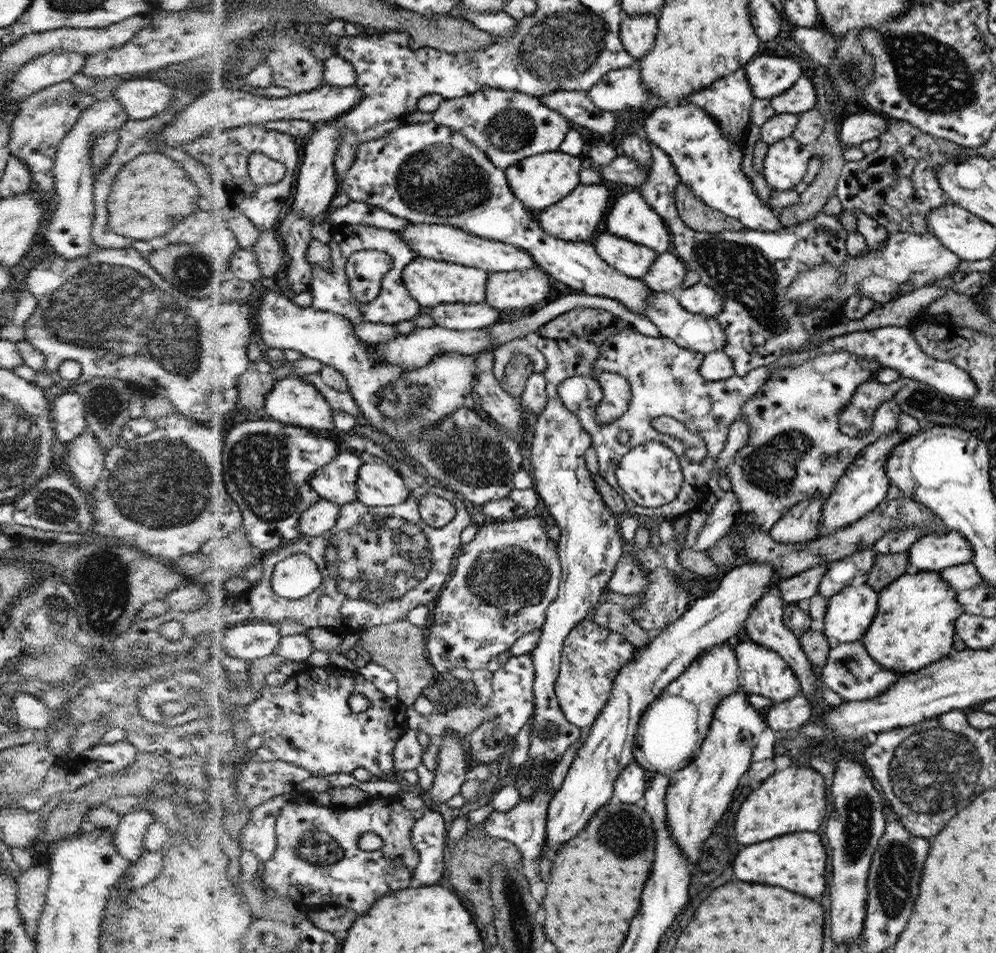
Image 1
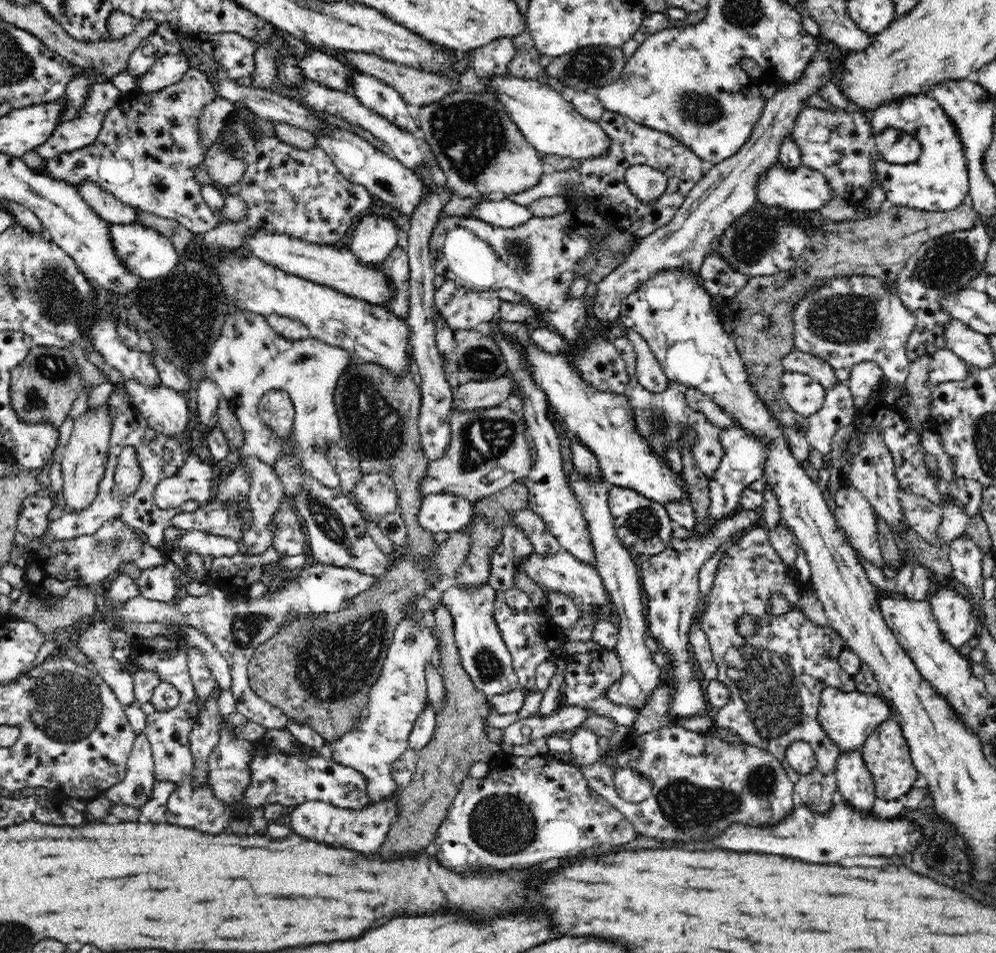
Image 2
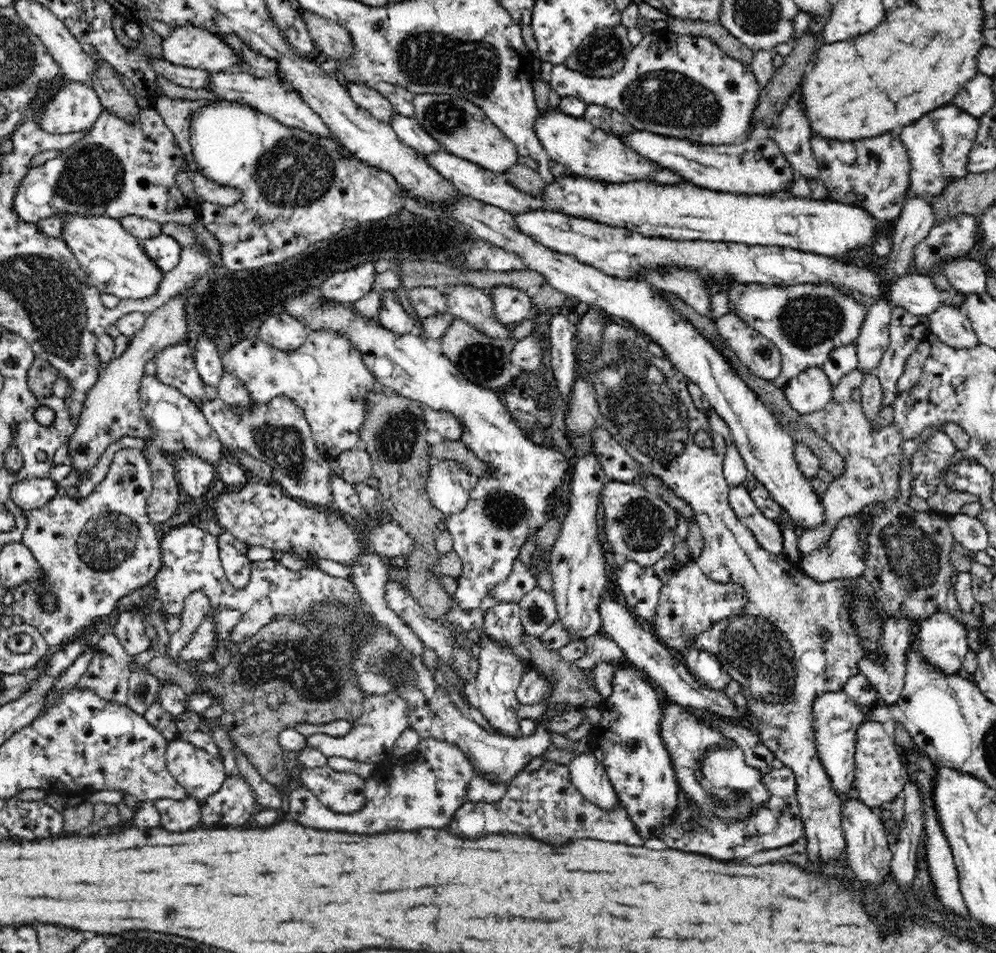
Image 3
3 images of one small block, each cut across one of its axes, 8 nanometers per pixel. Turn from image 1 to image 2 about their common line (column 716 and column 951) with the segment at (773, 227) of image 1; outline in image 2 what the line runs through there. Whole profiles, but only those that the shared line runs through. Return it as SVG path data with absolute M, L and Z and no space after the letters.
M929 94L910 95L900 102L882 103L873 111L864 113L873 134L885 128L894 128L914 135L922 147L920 157L911 164L890 164L878 157L873 172L886 194L888 205L896 205L924 211L954 210L968 199L969 162L966 161L964 144L953 121L941 104Z

